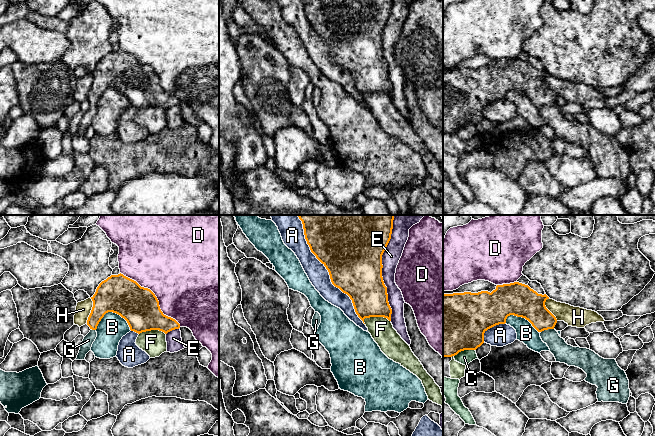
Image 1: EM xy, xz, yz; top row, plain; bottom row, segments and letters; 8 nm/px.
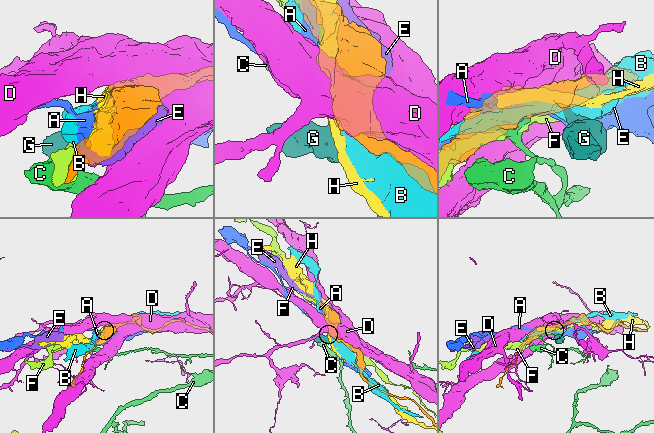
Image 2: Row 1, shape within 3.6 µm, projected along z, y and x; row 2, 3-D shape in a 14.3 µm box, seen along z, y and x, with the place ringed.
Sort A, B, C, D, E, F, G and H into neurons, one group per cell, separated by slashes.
A / B / C / D / E / F / G / H

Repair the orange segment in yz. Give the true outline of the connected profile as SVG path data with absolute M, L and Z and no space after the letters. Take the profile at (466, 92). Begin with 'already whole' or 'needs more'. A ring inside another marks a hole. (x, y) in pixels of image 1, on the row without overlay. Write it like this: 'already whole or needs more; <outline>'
needs more; M514 58L497 61L491 69L464 68L443 70L443 134L452 133L464 126L476 126L484 119L484 109L499 100L505 100L510 91L528 96L540 109L540 113L554 131L556 138L565 139L582 145L587 153L585 157L596 161L598 178L619 178L626 180L630 173L629 156L615 135L604 135L587 124L568 121L554 105L557 95L546 84L549 73L538 70L528 61Z

